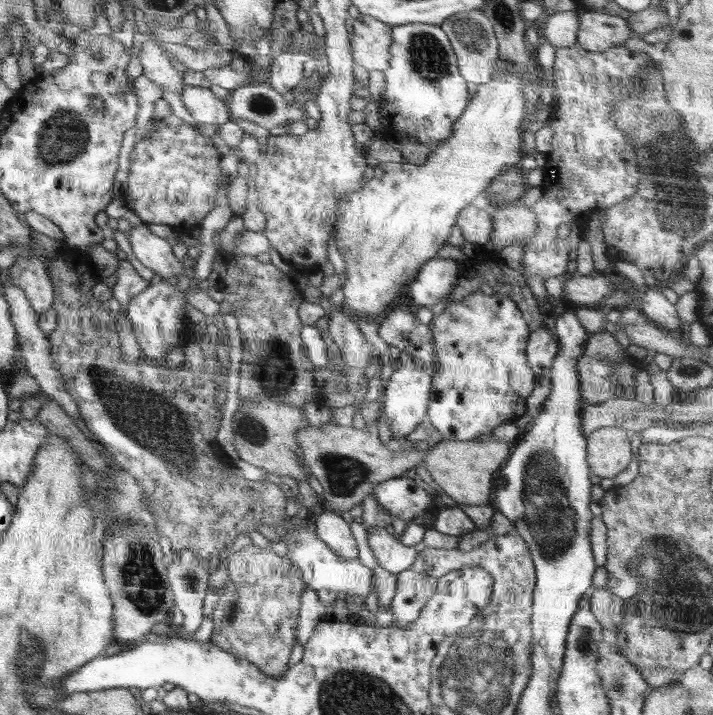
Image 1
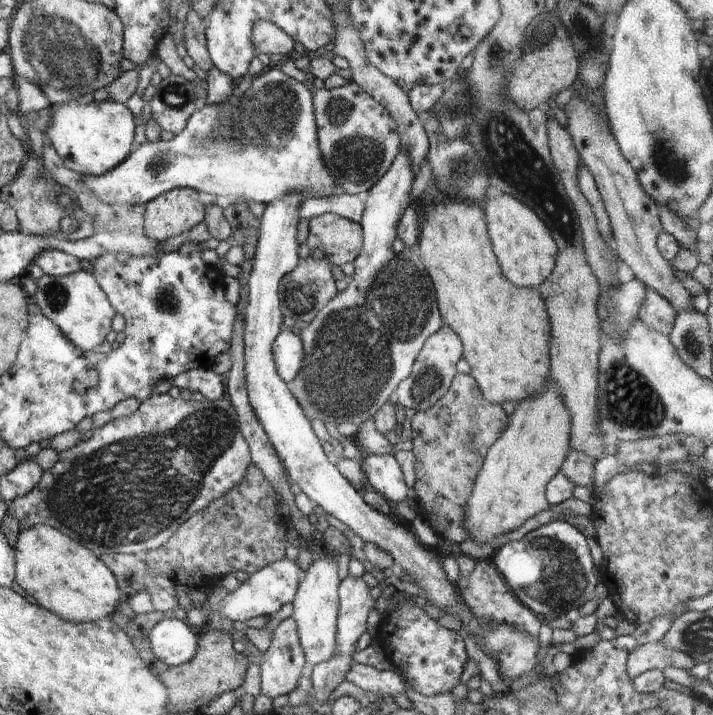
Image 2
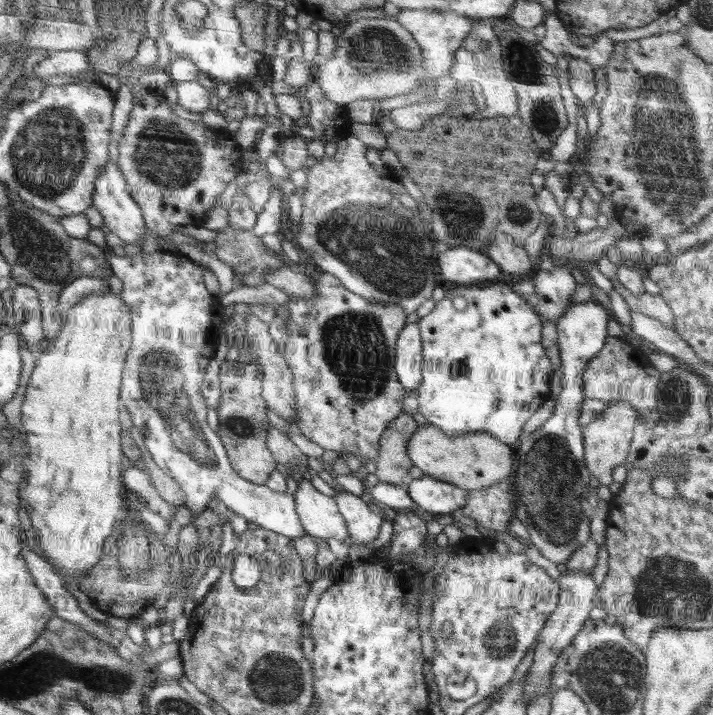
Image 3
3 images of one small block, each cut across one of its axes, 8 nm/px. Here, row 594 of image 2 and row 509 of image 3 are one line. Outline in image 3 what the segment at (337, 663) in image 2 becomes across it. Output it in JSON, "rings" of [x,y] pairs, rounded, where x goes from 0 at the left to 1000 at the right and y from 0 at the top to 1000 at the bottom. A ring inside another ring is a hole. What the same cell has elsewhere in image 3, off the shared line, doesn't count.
{"rings":[[[488,685],[471,688],[467,695],[477,720],[485,730],[494,758],[488,783],[496,790],[505,790],[522,782],[522,772],[512,766],[511,761],[527,754],[537,724],[530,724],[520,716],[516,703],[511,702],[508,695],[492,691]]]}

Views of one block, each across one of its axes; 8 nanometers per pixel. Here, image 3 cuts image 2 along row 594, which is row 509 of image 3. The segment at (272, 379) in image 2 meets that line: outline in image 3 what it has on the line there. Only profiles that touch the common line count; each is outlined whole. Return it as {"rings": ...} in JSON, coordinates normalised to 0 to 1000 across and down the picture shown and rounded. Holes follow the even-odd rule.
{"rings":[[[599,664],[586,671],[572,670],[568,678],[578,702],[600,720],[637,717],[654,706],[658,695],[656,687]]]}

